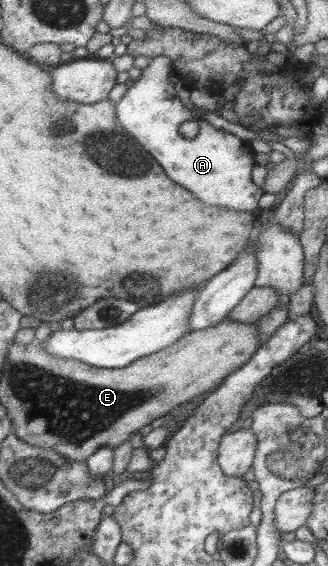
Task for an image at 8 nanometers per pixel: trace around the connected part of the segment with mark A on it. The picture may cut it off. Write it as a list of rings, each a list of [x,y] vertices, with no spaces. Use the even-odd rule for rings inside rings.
[[[168,57],[151,58],[134,84],[114,103],[118,125],[154,157],[168,179],[188,189],[196,199],[202,199],[204,205],[257,213],[256,203],[264,191],[251,181],[250,172],[256,164],[250,144],[212,127],[194,111],[186,109],[174,92],[173,83],[168,81],[171,68]],[[185,121],[198,123],[198,134],[194,139],[186,140],[178,135],[178,127]]]

